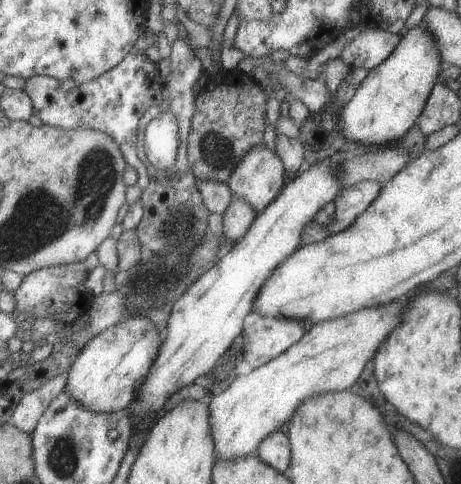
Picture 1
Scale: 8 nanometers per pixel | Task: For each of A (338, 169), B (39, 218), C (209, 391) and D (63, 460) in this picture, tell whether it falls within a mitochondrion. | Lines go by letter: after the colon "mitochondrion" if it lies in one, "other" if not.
A: other
B: mitochondrion
C: other
D: mitochondrion

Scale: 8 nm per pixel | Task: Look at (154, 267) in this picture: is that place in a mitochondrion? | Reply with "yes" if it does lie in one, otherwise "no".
yes

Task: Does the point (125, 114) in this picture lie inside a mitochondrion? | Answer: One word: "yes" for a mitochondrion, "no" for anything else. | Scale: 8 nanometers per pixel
yes

